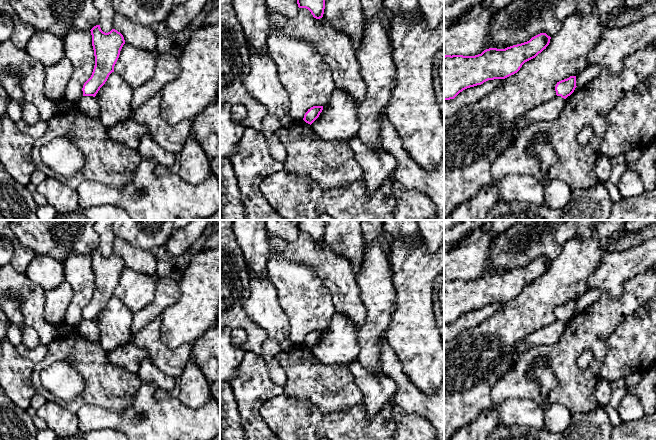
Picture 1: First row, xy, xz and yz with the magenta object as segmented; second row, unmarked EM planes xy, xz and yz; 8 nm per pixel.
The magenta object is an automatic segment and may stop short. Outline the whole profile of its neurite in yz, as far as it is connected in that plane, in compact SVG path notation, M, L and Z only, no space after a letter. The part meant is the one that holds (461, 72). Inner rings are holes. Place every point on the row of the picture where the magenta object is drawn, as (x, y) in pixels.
M540 33L529 41L505 49L489 48L475 56L444 56L444 100L454 99L463 90L481 85L488 80L505 79L517 73L522 65L535 58L550 43L551 37Z

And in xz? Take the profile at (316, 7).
M297 0L299 8L308 9L314 18L320 19L323 17L325 9L325 0Z

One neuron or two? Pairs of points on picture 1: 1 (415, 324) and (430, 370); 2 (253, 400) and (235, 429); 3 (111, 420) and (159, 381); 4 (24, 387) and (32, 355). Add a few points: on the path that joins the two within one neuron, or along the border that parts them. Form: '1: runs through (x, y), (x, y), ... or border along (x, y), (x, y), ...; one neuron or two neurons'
1: runs through (415, 335), (416, 341), (428, 359); one neuron
2: border along (234, 397), (243, 429); two neurons
3: border along (143, 381), (153, 383), (159, 390); two neurons
4: border along (15, 347), (22, 356), (34, 363); two neurons

